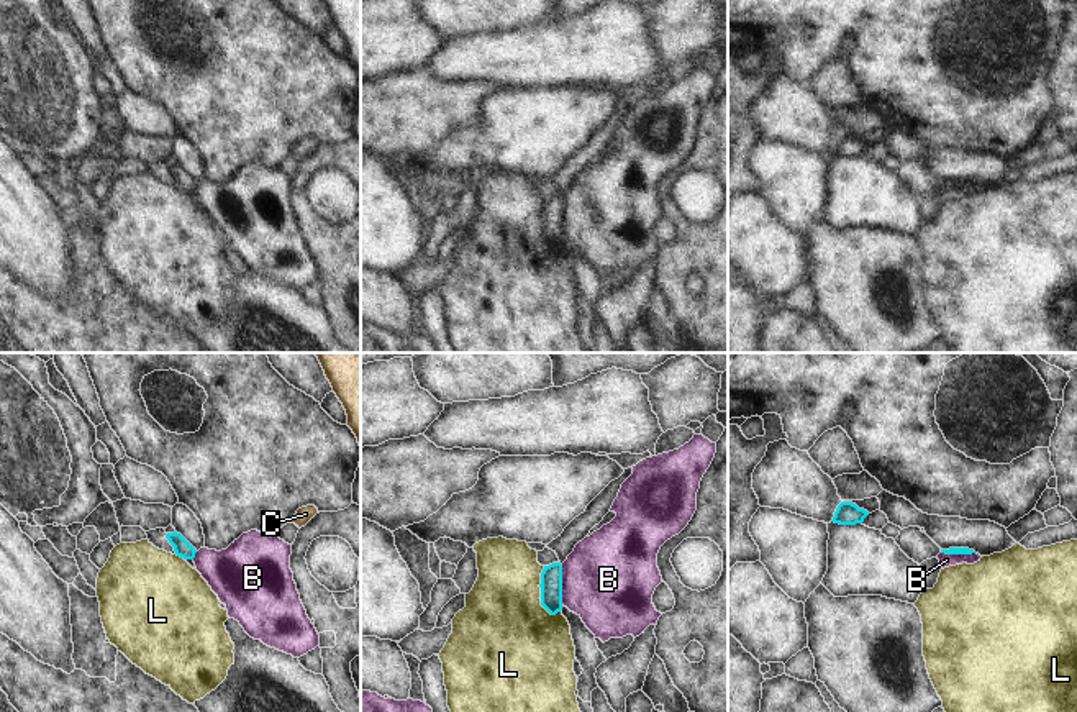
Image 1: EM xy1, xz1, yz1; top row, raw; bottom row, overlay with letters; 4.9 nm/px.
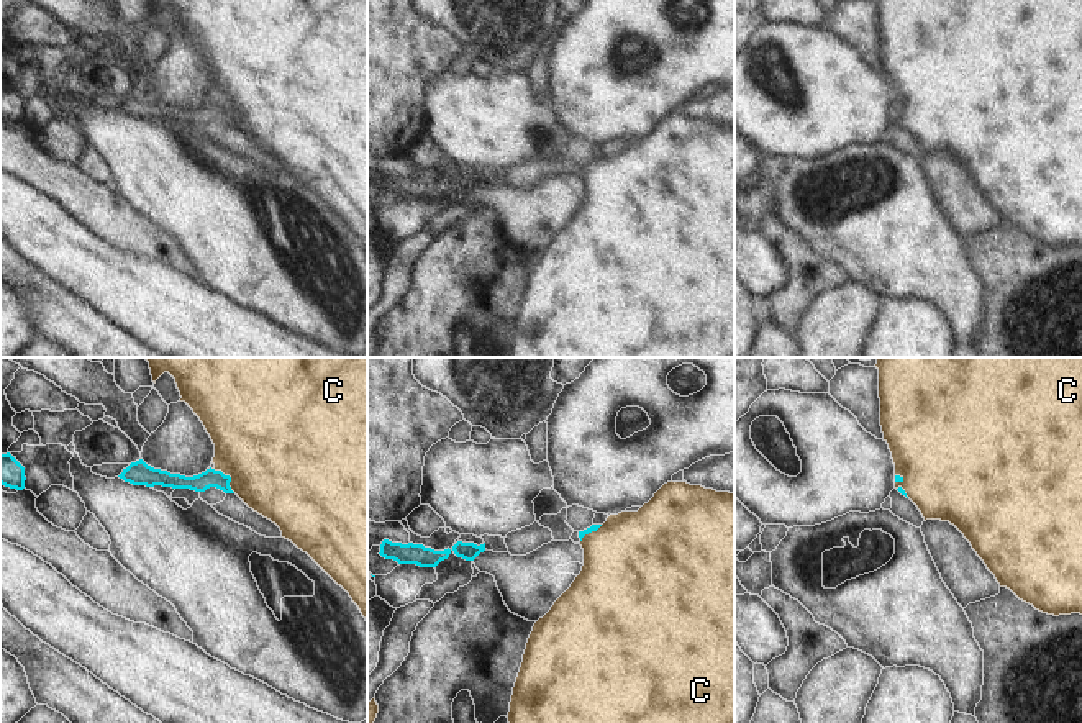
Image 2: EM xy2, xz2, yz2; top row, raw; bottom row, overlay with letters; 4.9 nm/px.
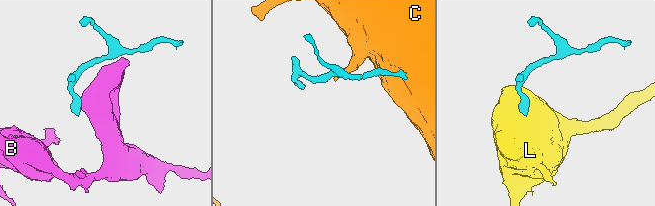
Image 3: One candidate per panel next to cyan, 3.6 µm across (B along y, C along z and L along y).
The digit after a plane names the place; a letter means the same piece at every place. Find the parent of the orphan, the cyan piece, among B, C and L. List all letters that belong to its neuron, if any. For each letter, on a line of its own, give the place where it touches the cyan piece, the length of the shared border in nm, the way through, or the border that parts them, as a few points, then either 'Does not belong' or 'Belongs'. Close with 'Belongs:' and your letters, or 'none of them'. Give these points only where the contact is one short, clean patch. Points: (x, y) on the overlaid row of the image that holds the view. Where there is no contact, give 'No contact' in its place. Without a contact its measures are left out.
B: Touches cyan at xz1 (561, 584). Shared border 200 nm. Boundary: xz1 (561, 565), (563, 604). Does not belong
C: Touches cyan at xy2 (230, 477). Shared border 170 nm. Path across: xy2 (210, 477), (230, 477), (269, 445). Belongs
L: Touches cyan at xz1 (541, 593). Shared border 260 nm. Boundary: xz1 (543, 566), (540, 579), (541, 604), (554, 616). Does not belong
Belongs: C.

